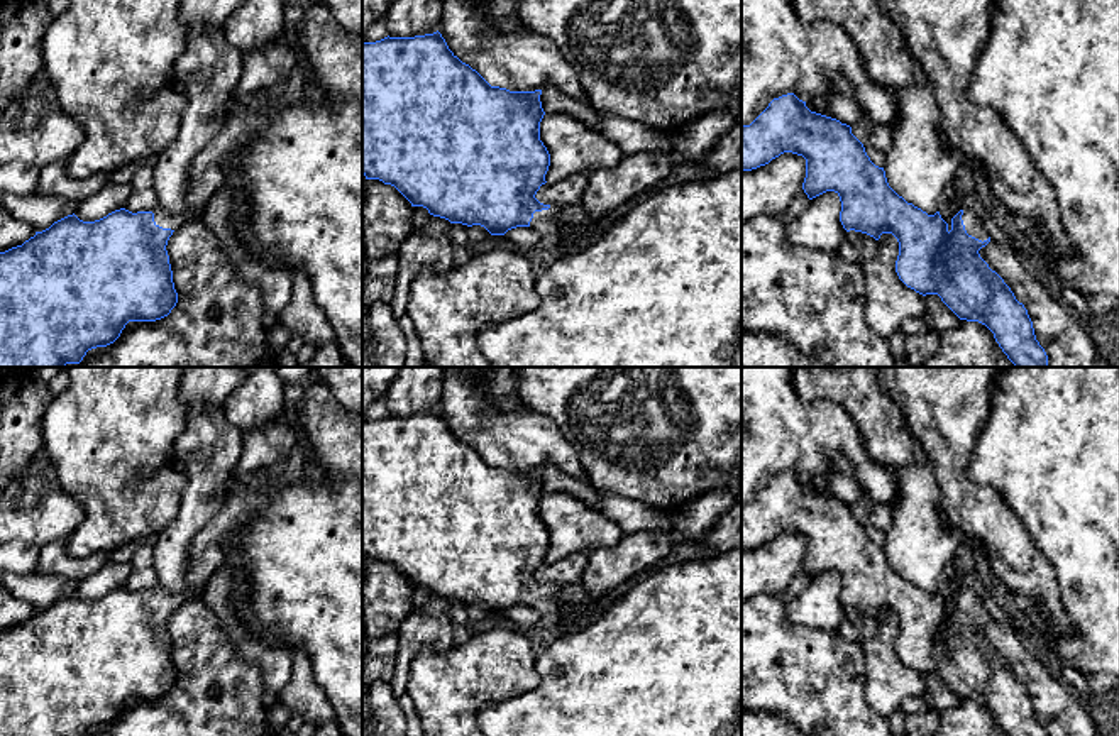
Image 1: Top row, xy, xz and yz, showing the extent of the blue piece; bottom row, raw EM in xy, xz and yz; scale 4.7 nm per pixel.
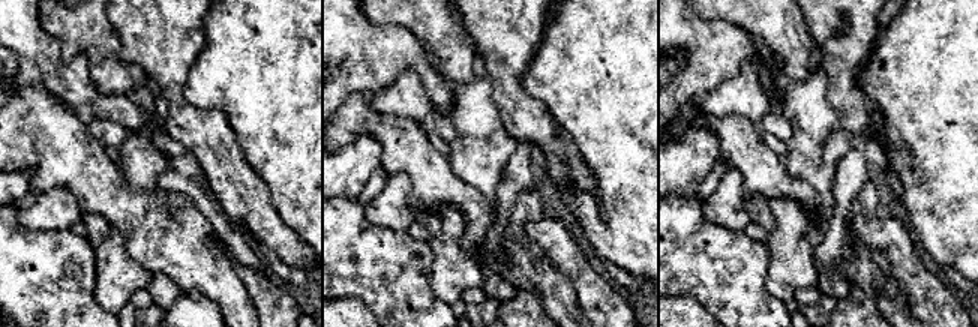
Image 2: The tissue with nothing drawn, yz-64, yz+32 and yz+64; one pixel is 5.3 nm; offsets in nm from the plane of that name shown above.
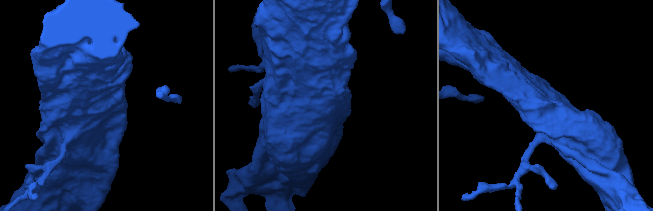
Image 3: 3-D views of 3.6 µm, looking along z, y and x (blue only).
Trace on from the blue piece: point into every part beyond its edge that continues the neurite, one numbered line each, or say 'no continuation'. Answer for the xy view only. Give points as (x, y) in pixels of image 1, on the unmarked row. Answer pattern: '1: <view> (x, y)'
1: xy (210, 547)

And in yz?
1: yz (974, 606)

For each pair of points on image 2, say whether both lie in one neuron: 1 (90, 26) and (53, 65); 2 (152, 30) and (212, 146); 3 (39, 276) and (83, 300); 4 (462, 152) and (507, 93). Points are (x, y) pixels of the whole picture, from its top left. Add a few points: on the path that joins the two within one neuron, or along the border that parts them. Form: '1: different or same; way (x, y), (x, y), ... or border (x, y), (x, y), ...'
1: different; border (41, 27), (65, 62), (81, 53), (90, 77)
2: same; way (167, 59), (171, 72), (171, 89), (185, 117)
3: same; way (50, 287), (63, 300), (72, 300)
4: different; border (486, 74), (500, 120), (513, 138)

